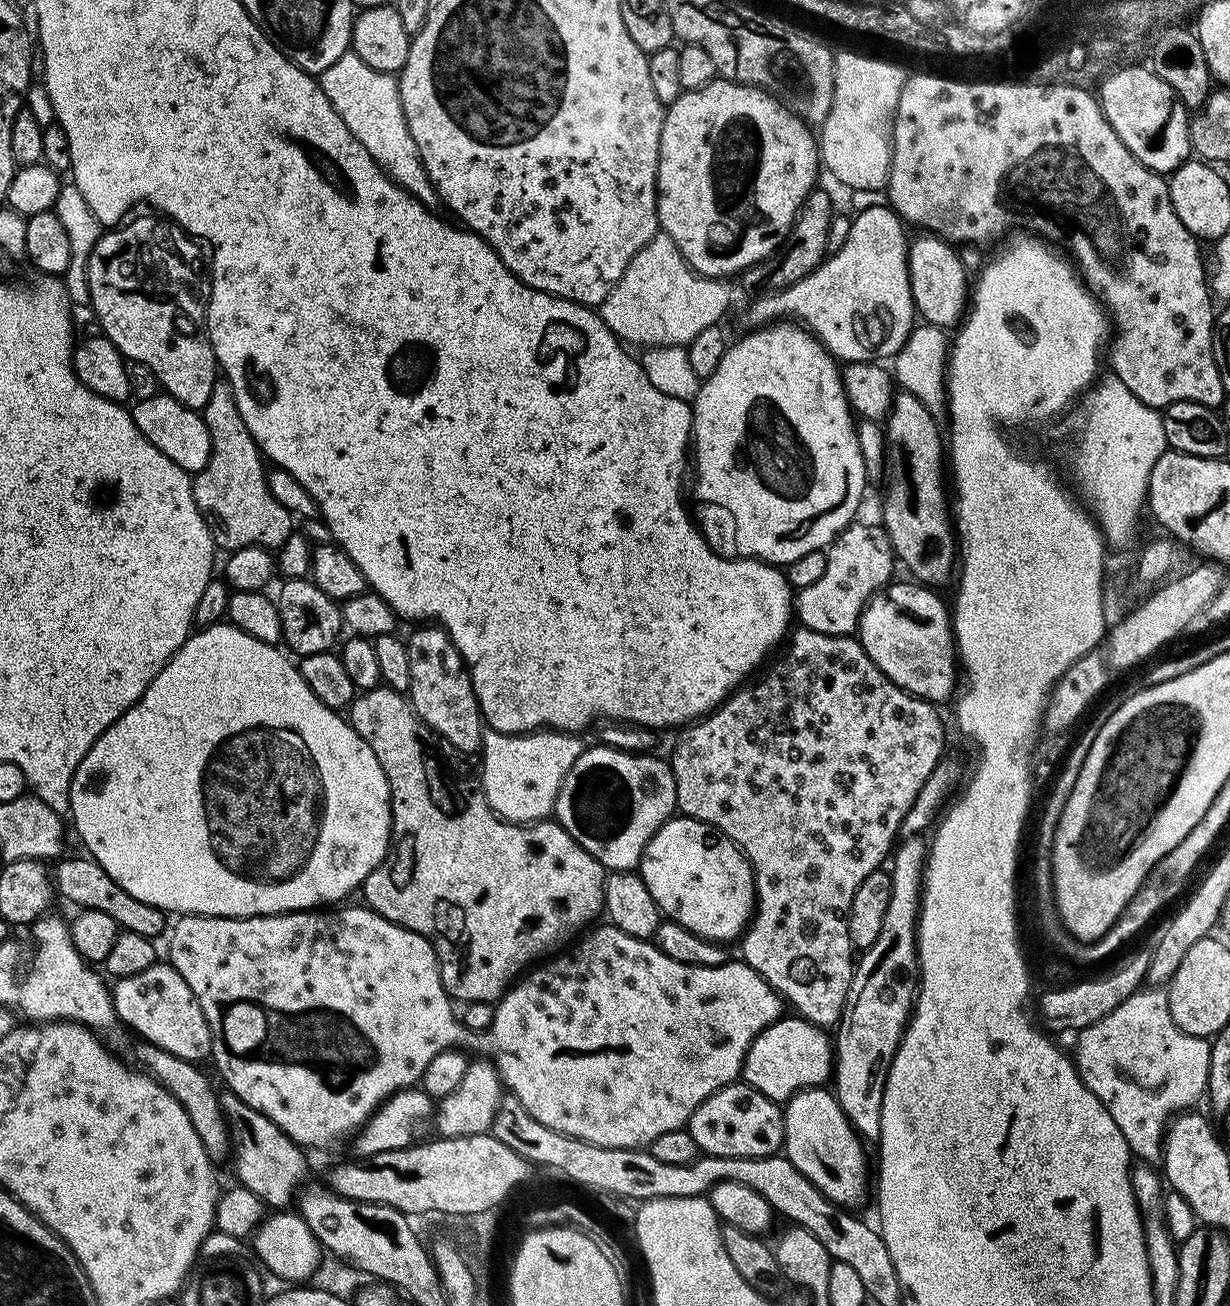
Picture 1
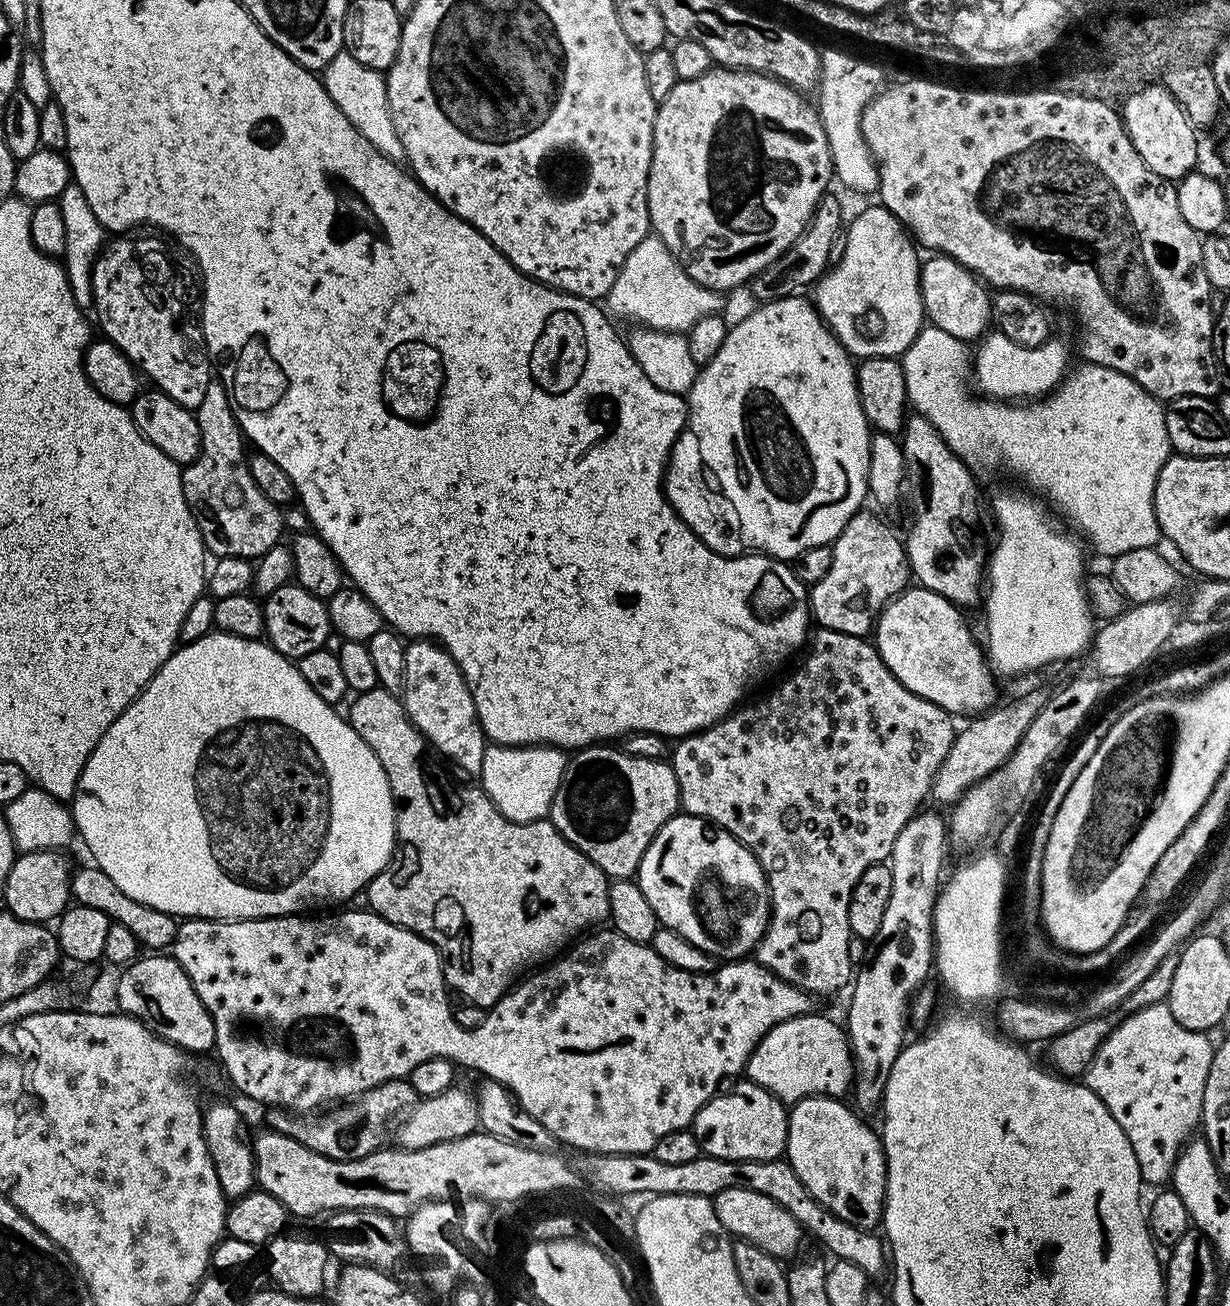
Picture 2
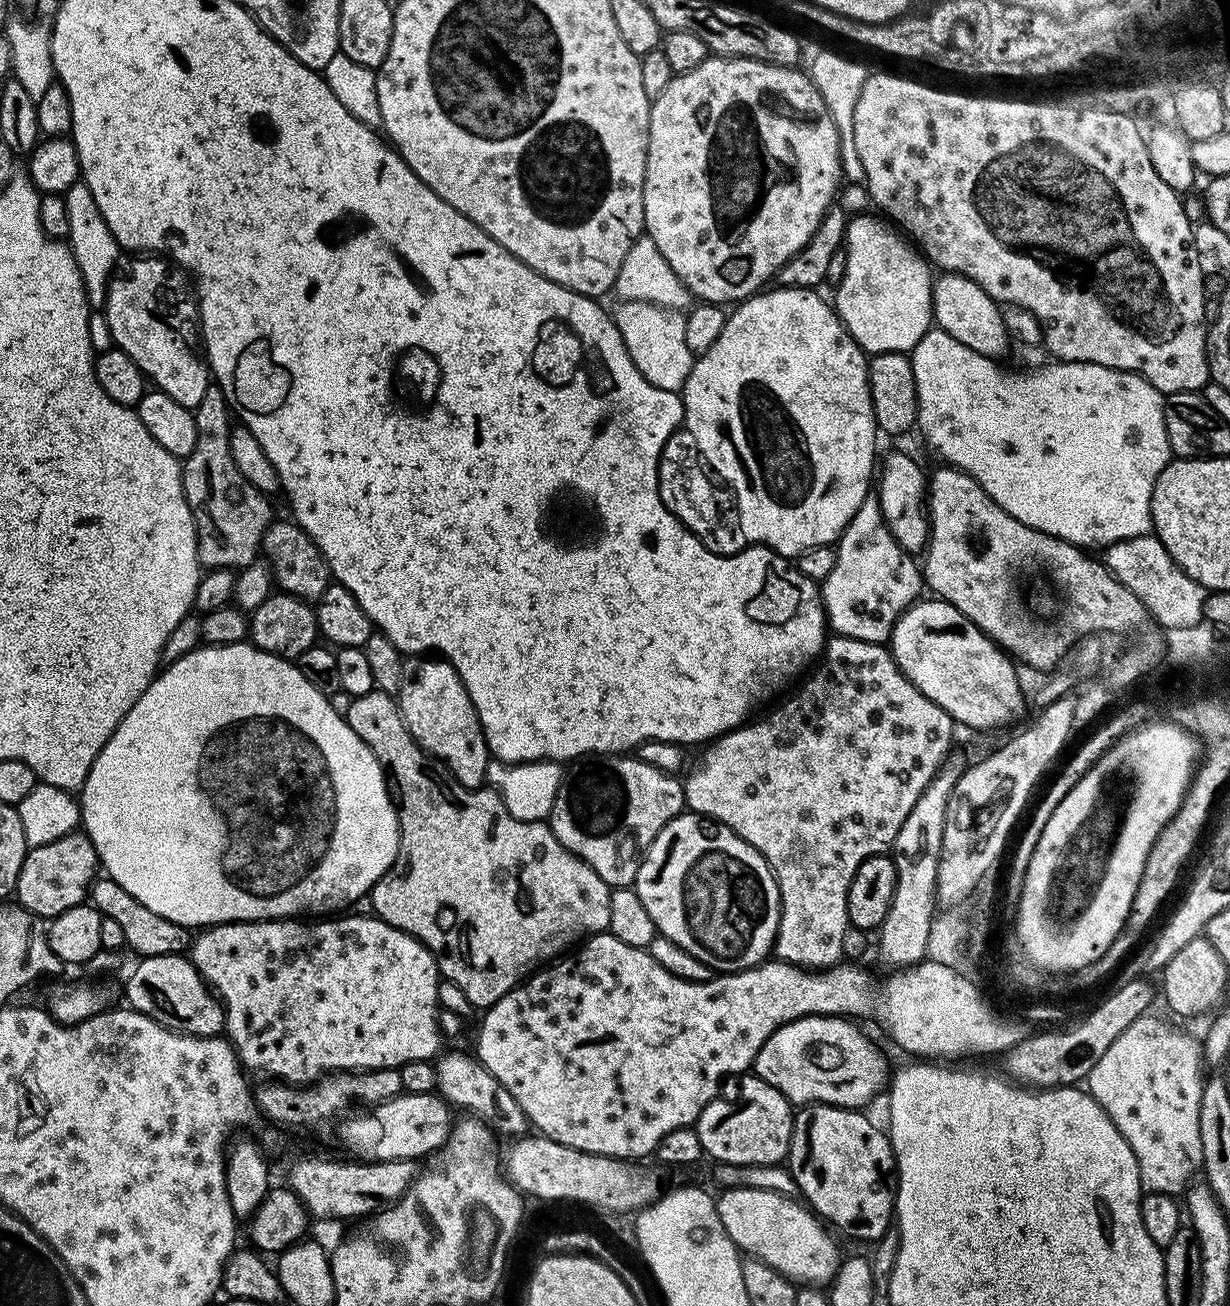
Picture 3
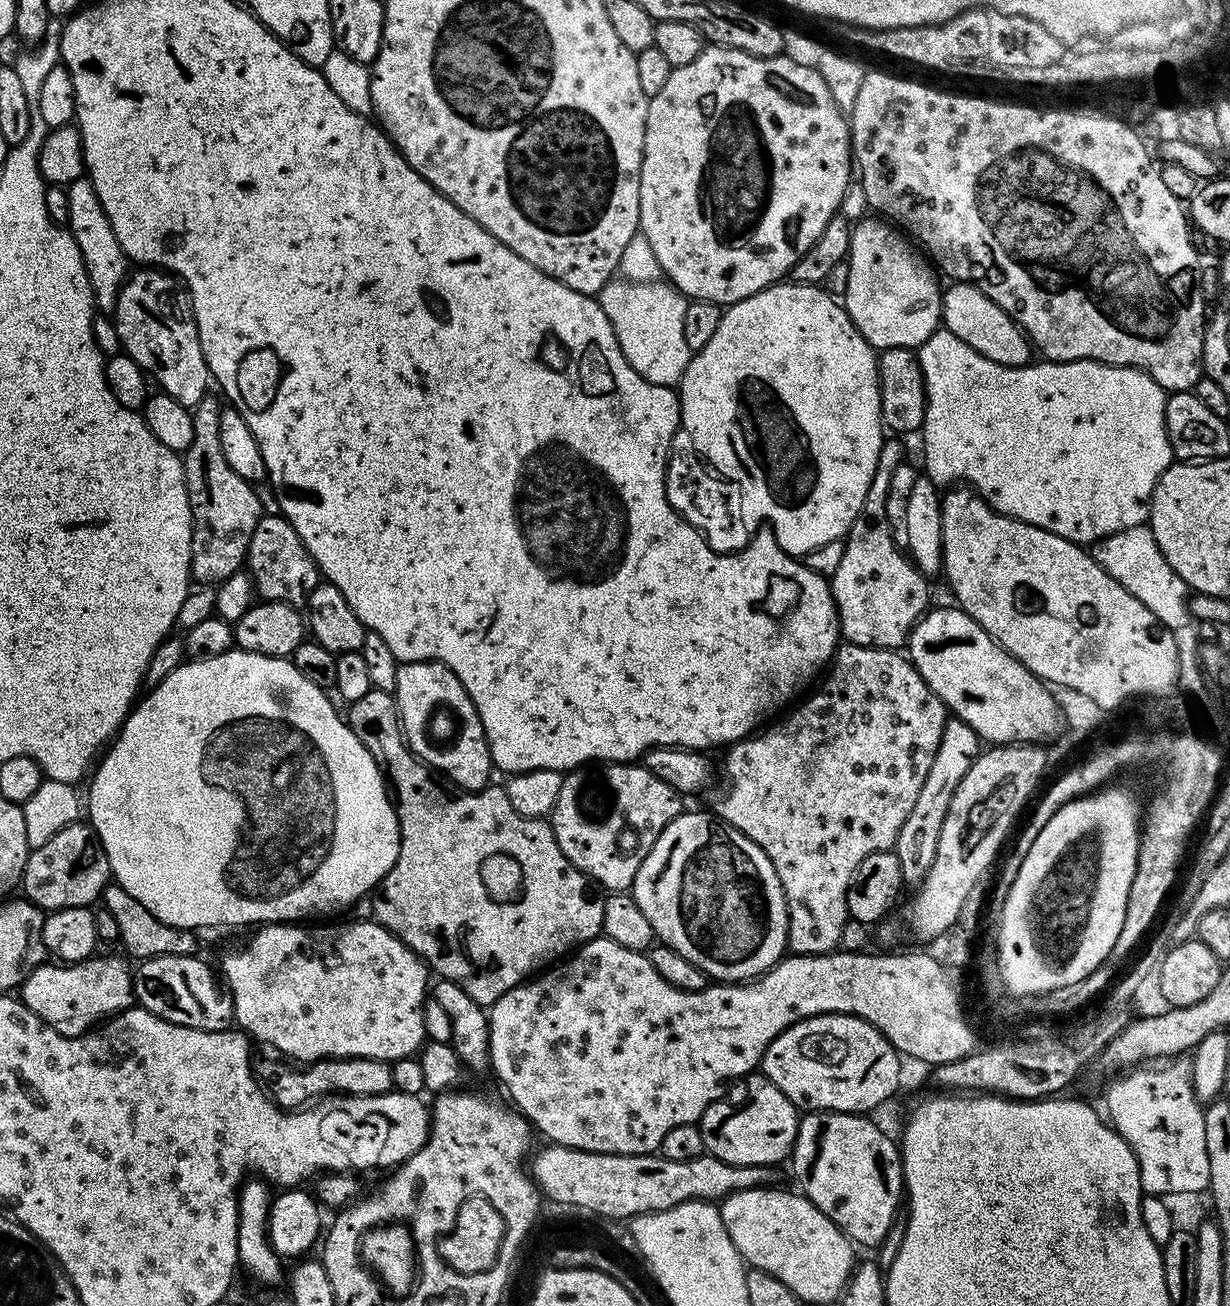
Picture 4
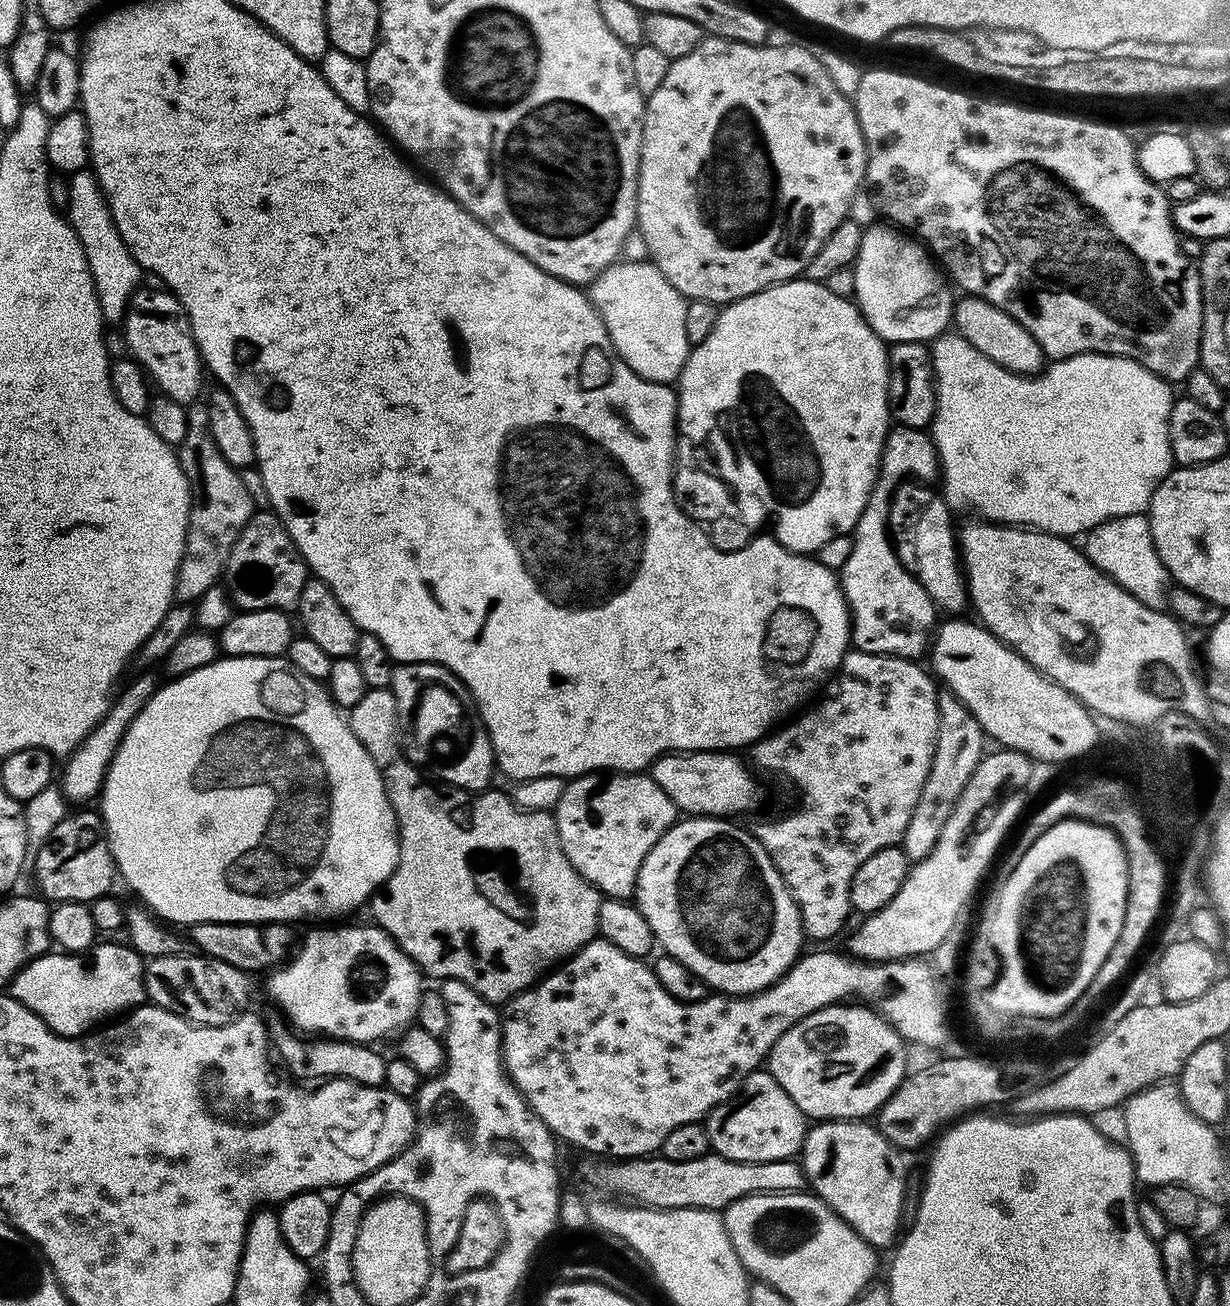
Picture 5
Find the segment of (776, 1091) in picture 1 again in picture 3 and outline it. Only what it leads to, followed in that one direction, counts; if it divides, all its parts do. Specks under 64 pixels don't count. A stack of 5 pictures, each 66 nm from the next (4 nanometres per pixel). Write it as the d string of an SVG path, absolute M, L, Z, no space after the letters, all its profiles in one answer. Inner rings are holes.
M807 1016L801 1020L790 1022L786 1026L782 1026L777 1032L770 1034L770 1038L766 1038L766 1046L762 1046L762 1050L758 1050L754 1065L755 1075L762 1077L766 1082L770 1082L770 1086L774 1086L774 1090L778 1090L782 1093L793 1106L833 1104L835 1108L850 1108L853 1110L867 1109L867 1104L870 1103L880 1091L880 1095L885 1091L886 1085L890 1080L890 1071L888 1072L887 1058L876 1049L875 1042L872 1041L856 1024L859 1023L853 1022L851 1019L842 1016Z

